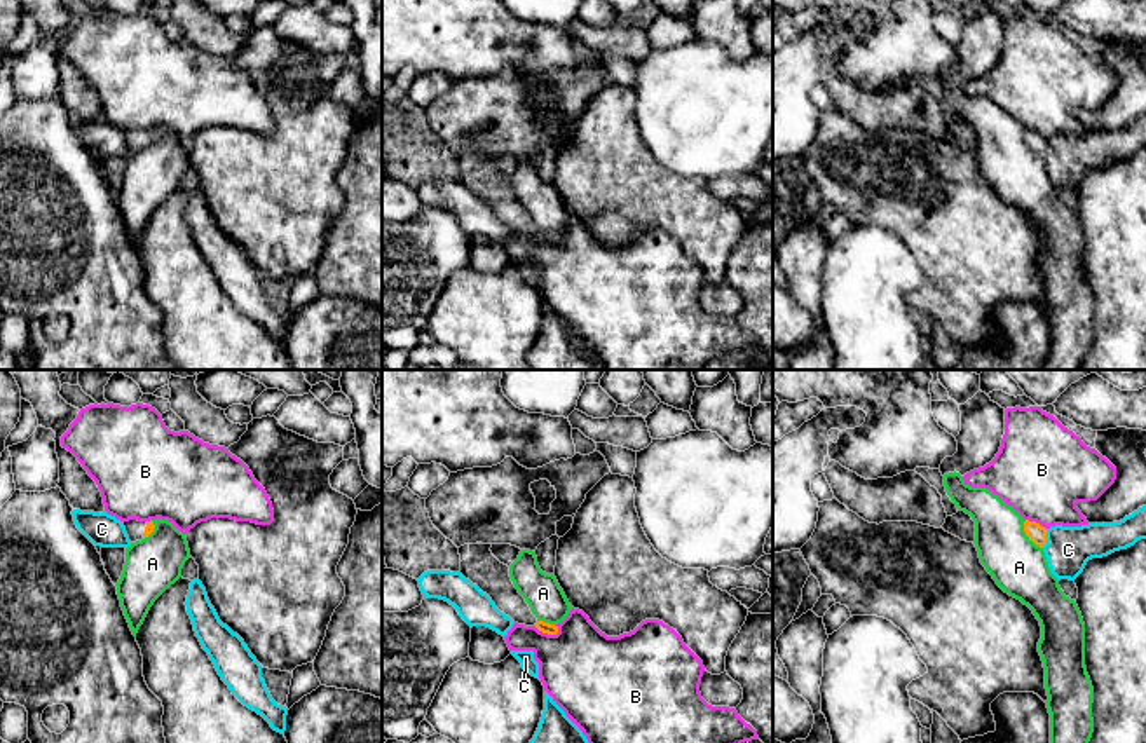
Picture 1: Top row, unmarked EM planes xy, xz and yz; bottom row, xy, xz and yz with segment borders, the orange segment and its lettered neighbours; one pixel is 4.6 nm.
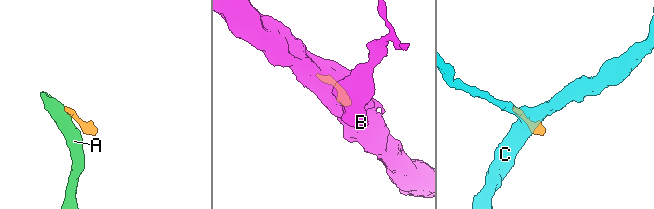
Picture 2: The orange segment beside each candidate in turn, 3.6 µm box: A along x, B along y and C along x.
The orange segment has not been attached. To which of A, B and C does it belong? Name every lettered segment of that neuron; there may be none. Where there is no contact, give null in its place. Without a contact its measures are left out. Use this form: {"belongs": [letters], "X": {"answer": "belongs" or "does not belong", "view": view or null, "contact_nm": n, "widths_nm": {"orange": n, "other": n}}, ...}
{"belongs": [], "A": {"answer": "does not belong", "view": "yz", "contact_nm": 160, "widths_nm": {"orange": 80, "other": 260}}, "B": {"answer": "does not belong", "view": "xz", "contact_nm": 120, "widths_nm": {"orange": 50, "other": 380}}, "C": {"answer": "does not belong", "view": "yz", "contact_nm": 90, "widths_nm": {"orange": 80, "other": 200}}}

